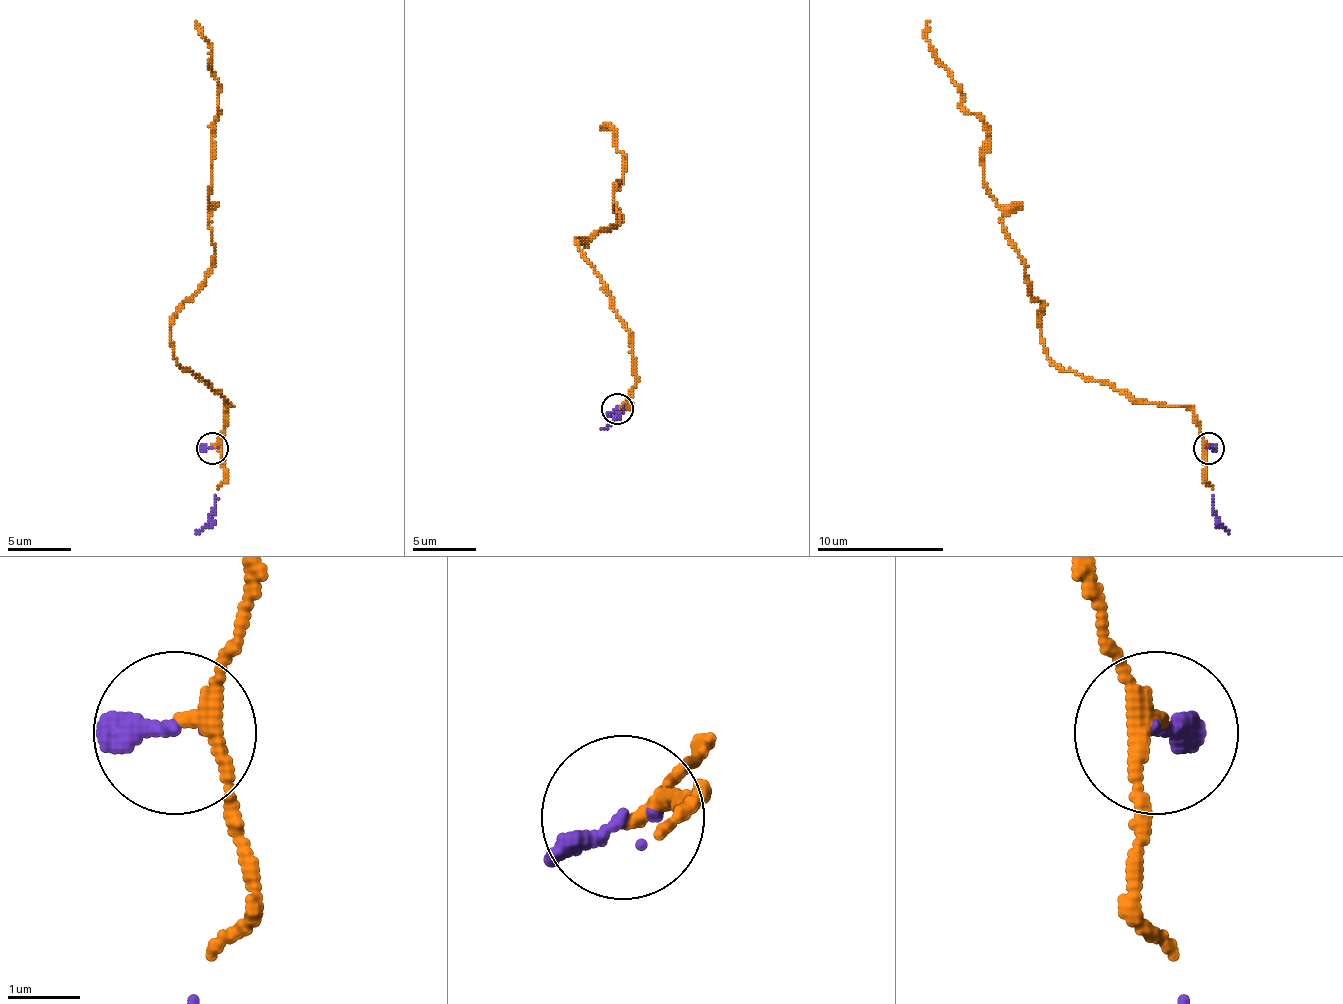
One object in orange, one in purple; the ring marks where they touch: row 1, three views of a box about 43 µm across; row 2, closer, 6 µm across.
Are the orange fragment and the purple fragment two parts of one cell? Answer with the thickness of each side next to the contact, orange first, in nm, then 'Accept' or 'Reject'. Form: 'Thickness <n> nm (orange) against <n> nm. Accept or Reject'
Thickness 200 nm (orange) against 280 nm. Accept

